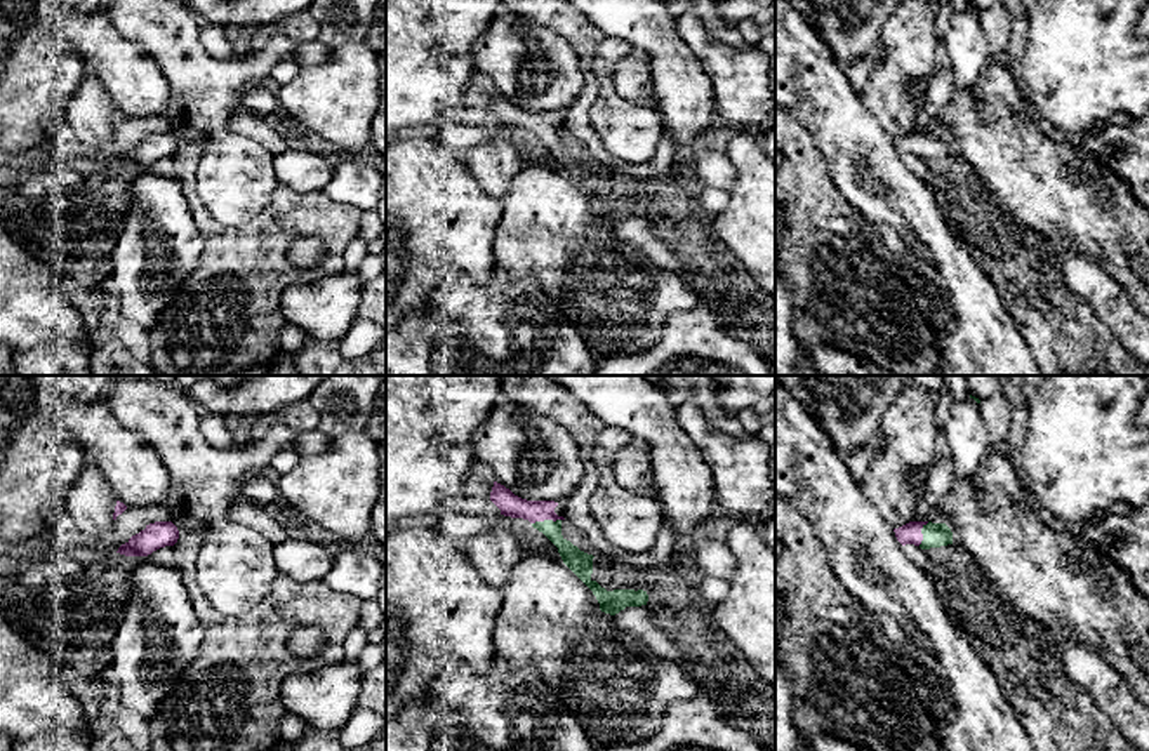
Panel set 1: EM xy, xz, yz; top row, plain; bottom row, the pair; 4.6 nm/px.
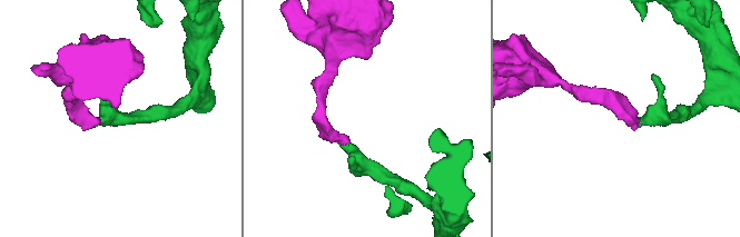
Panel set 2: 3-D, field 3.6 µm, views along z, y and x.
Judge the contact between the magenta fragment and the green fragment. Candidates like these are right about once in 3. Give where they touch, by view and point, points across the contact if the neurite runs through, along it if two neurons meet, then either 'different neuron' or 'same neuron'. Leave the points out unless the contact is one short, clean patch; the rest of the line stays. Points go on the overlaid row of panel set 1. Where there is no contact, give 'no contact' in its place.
meets magenta in xz at (546, 518); runs through xz (510, 505), (537, 511), (546, 518), (555, 538), (574, 558); same neuron

